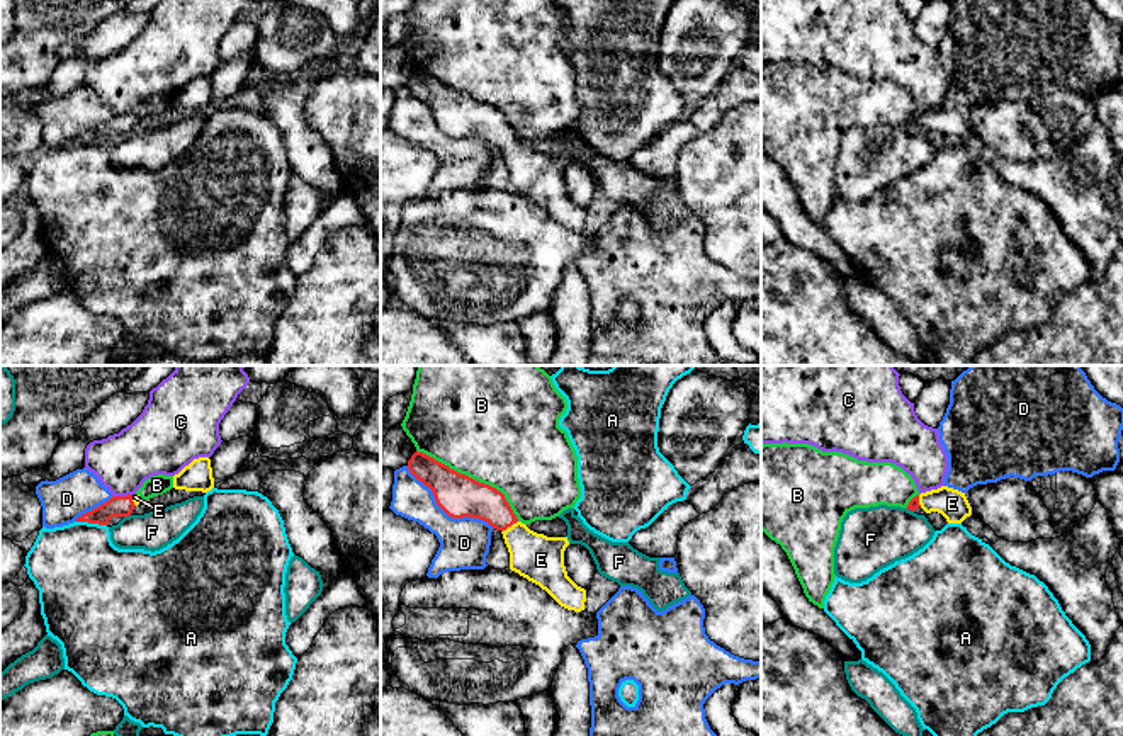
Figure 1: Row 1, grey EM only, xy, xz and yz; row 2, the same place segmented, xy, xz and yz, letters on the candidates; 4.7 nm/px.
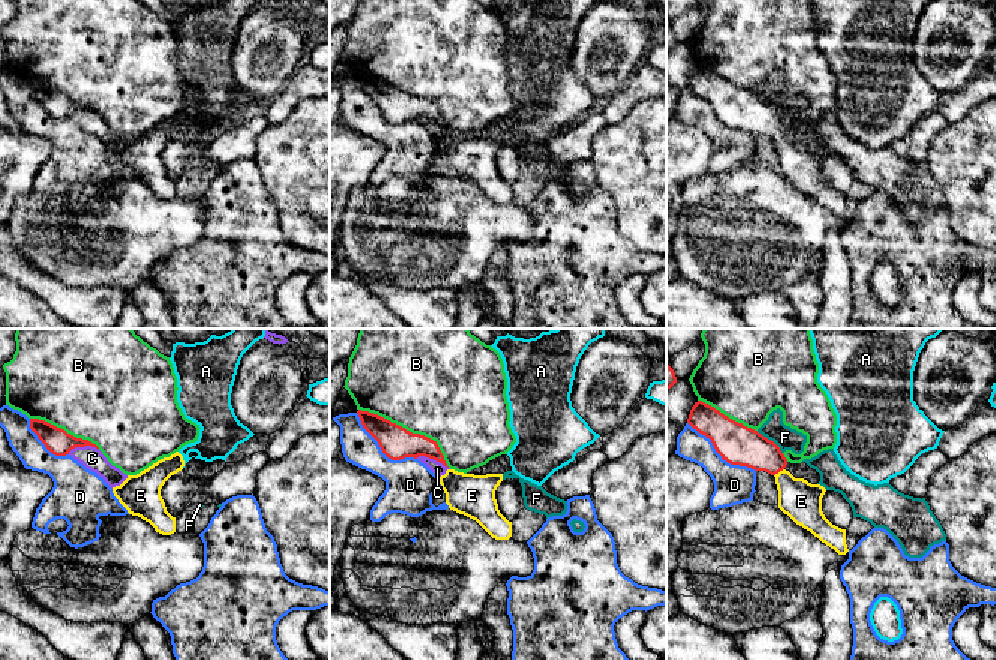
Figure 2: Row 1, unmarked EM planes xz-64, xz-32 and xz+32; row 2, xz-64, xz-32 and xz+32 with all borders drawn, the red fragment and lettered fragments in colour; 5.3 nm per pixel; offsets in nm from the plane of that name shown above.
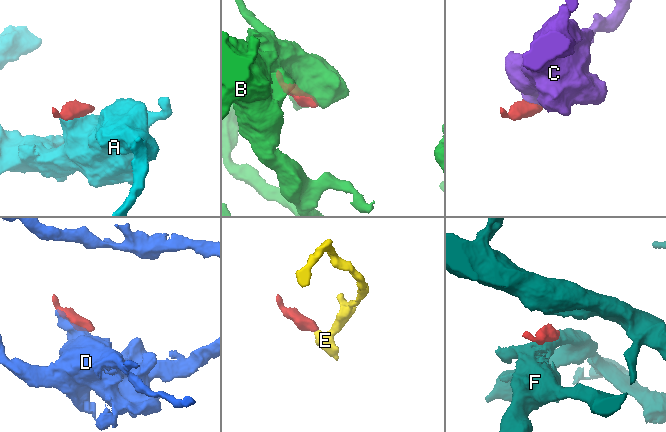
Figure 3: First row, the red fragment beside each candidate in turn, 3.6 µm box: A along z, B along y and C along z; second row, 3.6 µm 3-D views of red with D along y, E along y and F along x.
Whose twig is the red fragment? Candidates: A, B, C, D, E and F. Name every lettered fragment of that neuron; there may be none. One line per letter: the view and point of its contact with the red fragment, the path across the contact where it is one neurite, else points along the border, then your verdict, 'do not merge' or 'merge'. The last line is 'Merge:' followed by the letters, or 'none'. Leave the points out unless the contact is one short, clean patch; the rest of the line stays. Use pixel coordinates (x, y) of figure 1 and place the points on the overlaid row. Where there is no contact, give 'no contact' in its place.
A: meets red in xy at (92, 522); border along xy (77, 520), (106, 526); do not merge
B: meets red in xz at (471, 478); do not merge
C: meets red in xy at (121, 497); border along xy (131, 493), (112, 497); do not merge
D: meets red in xz at (445, 512); do not merge
E: meets red in xz at (508, 526); runs through xz (464, 497), (485, 502), (508, 526), (541, 560); merge
F: meets red in xy at (126, 515); border along xy (129, 514), (124, 517); do not merge
Merge: E

